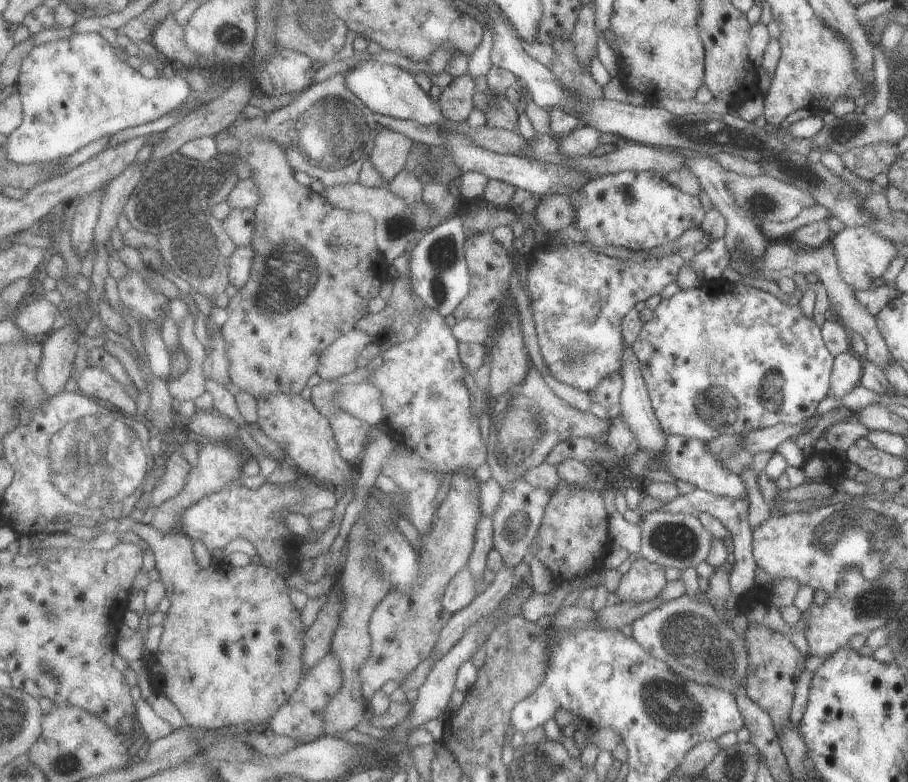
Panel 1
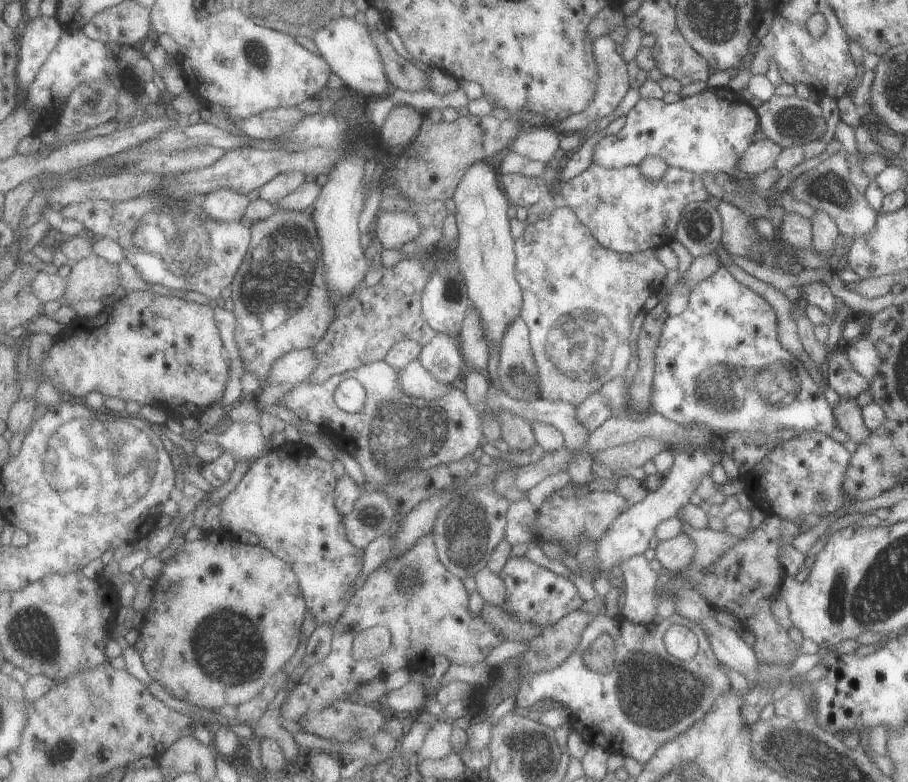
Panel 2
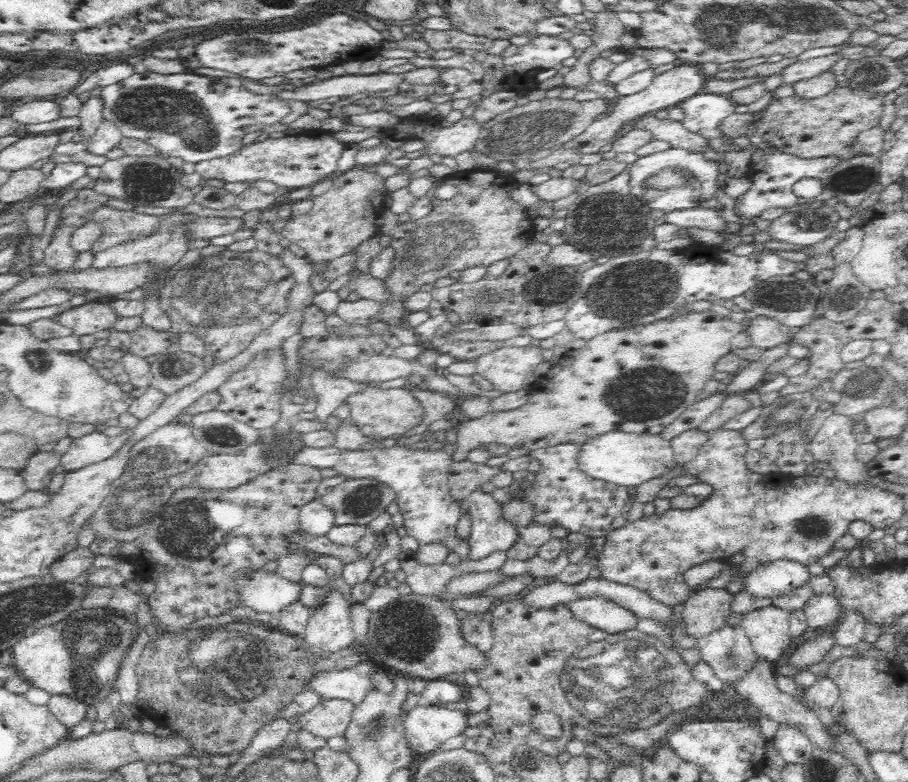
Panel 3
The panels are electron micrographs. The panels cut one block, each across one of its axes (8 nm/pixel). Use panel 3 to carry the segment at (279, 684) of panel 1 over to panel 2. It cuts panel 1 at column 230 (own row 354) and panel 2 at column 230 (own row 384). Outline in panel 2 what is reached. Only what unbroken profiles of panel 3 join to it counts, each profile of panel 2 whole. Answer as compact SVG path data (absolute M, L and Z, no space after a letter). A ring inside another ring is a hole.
M220 528L218 530L203 531L202 538L194 540L194 542L188 542L184 538L182 544L163 562L162 575L145 587L145 601L142 602L142 606L144 608L146 625L138 630L140 637L135 644L137 651L142 657L144 667L148 671L148 675L152 681L164 686L164 689L170 695L210 710L218 711L226 705L238 706L250 701L252 698L254 699L256 694L260 693L260 690L264 688L266 680L274 672L283 670L282 666L298 650L300 626L302 626L304 616L306 616L306 604L304 604L304 596L302 596L301 584L297 574L293 572L293 569L284 560L274 556L270 550L263 548L261 545L251 546L243 544L237 535L230 534L227 530Z

